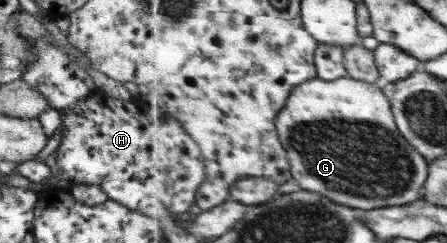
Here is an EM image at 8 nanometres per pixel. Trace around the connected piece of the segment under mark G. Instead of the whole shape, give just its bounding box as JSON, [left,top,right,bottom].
[276,76,430,209]

